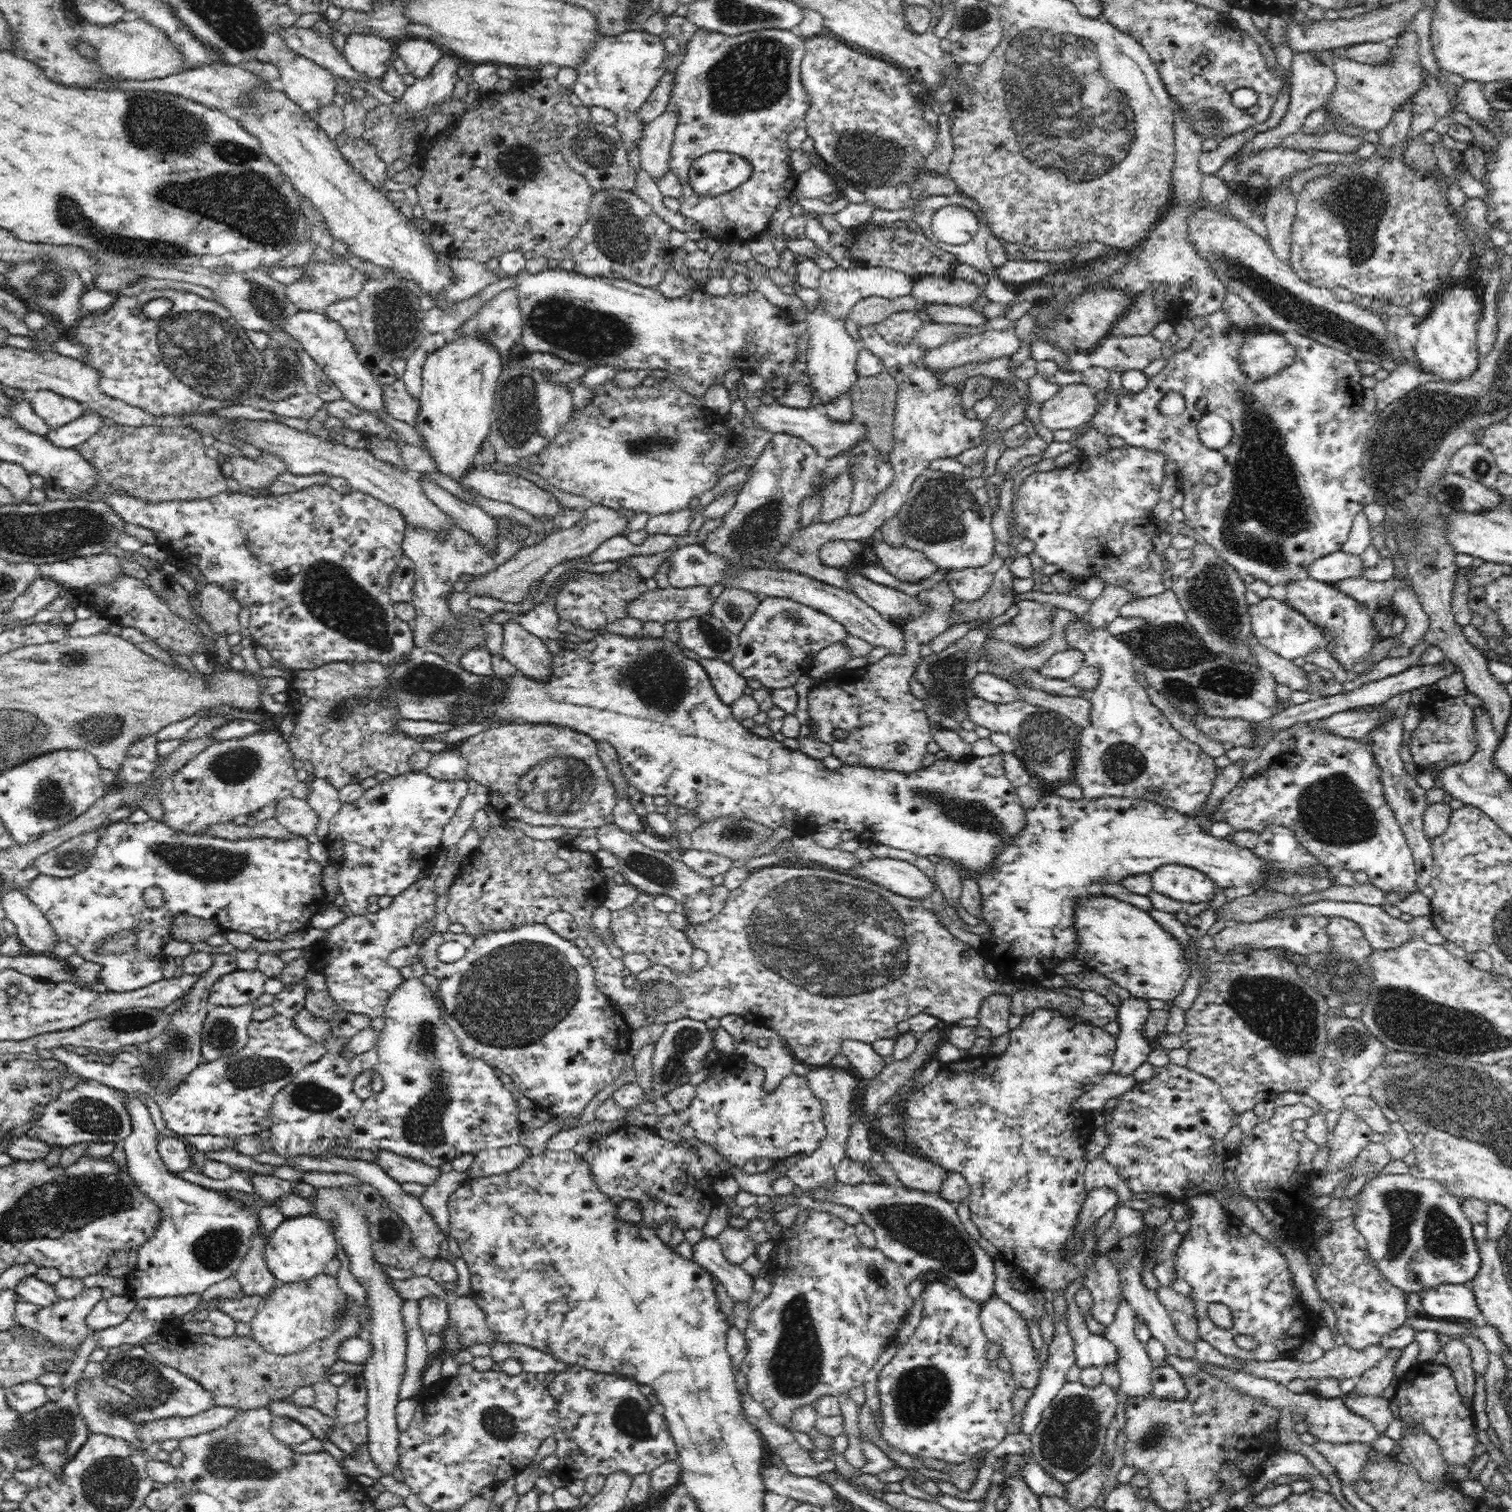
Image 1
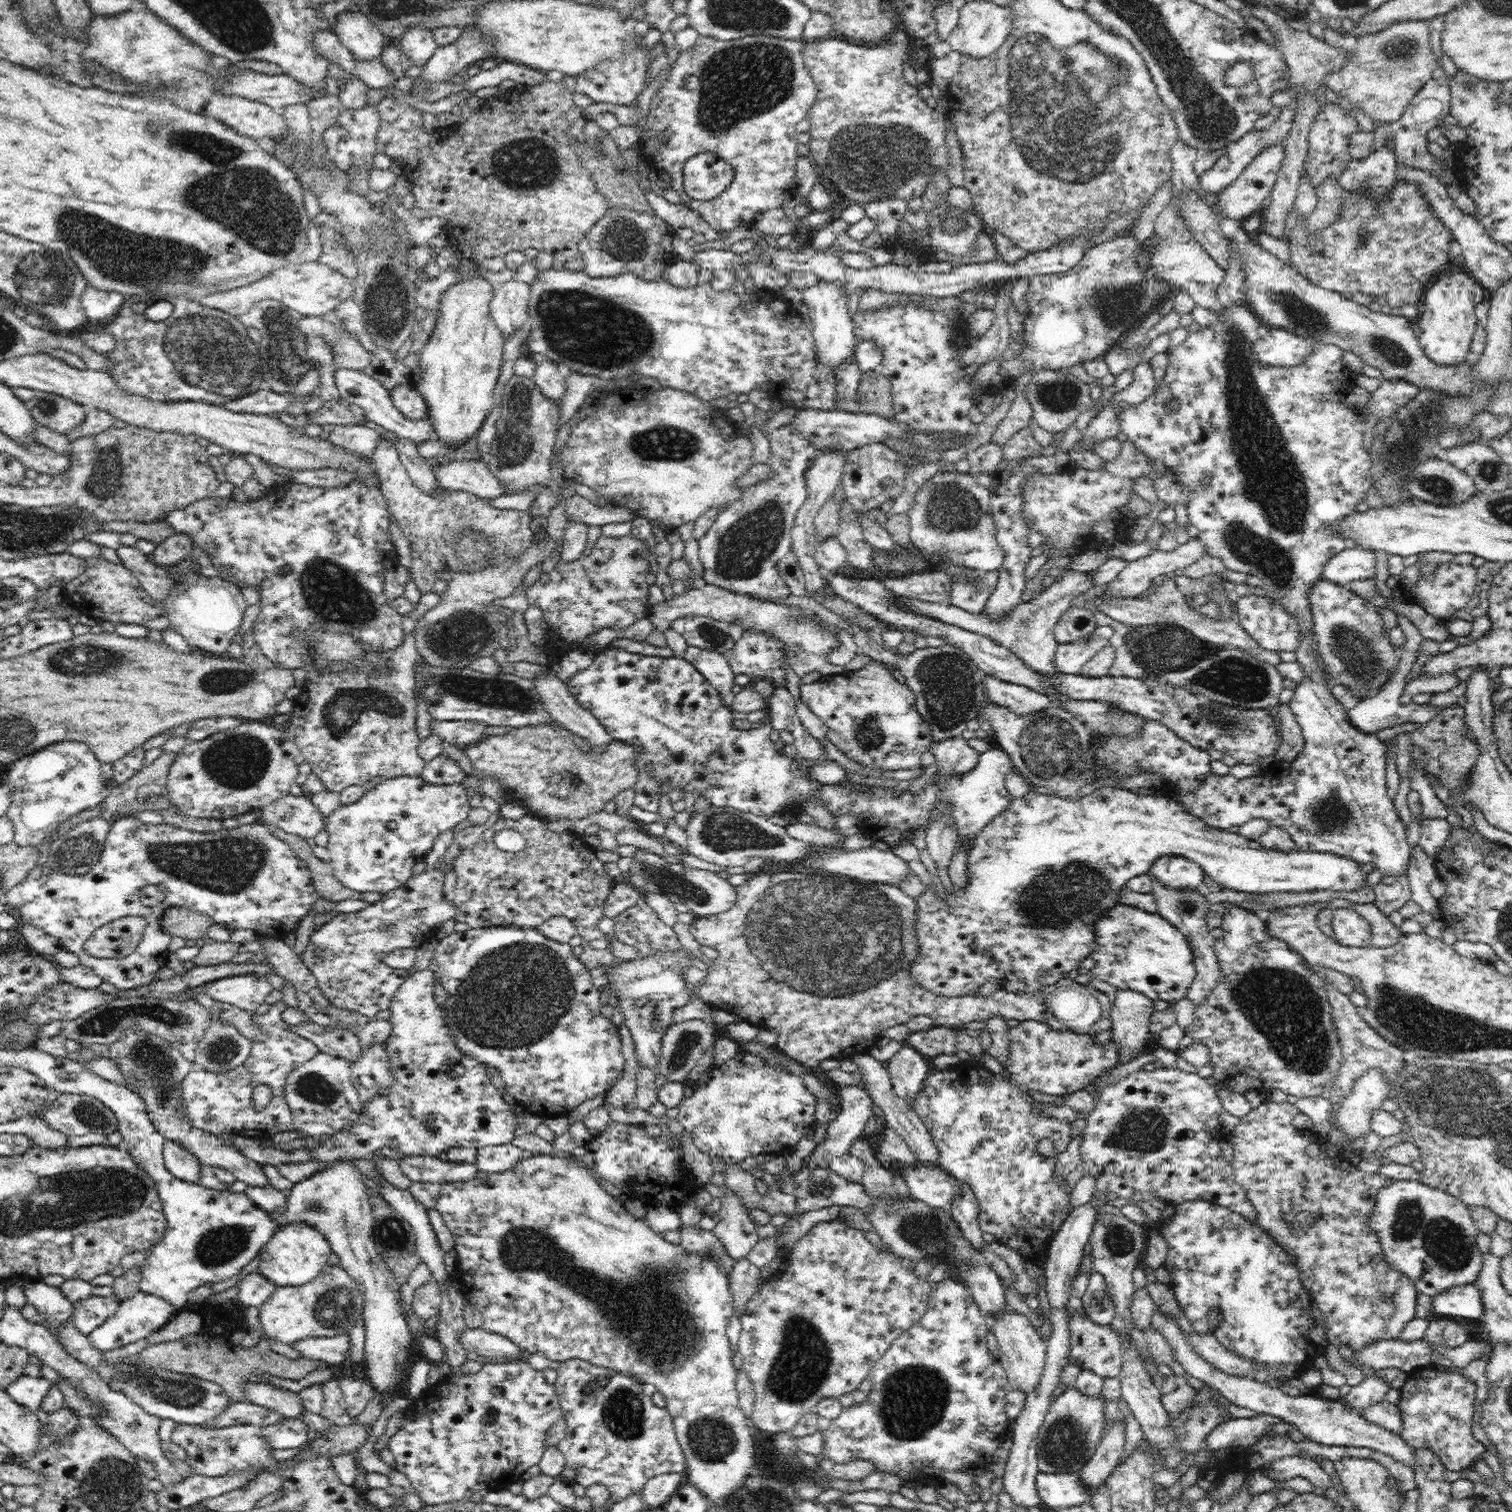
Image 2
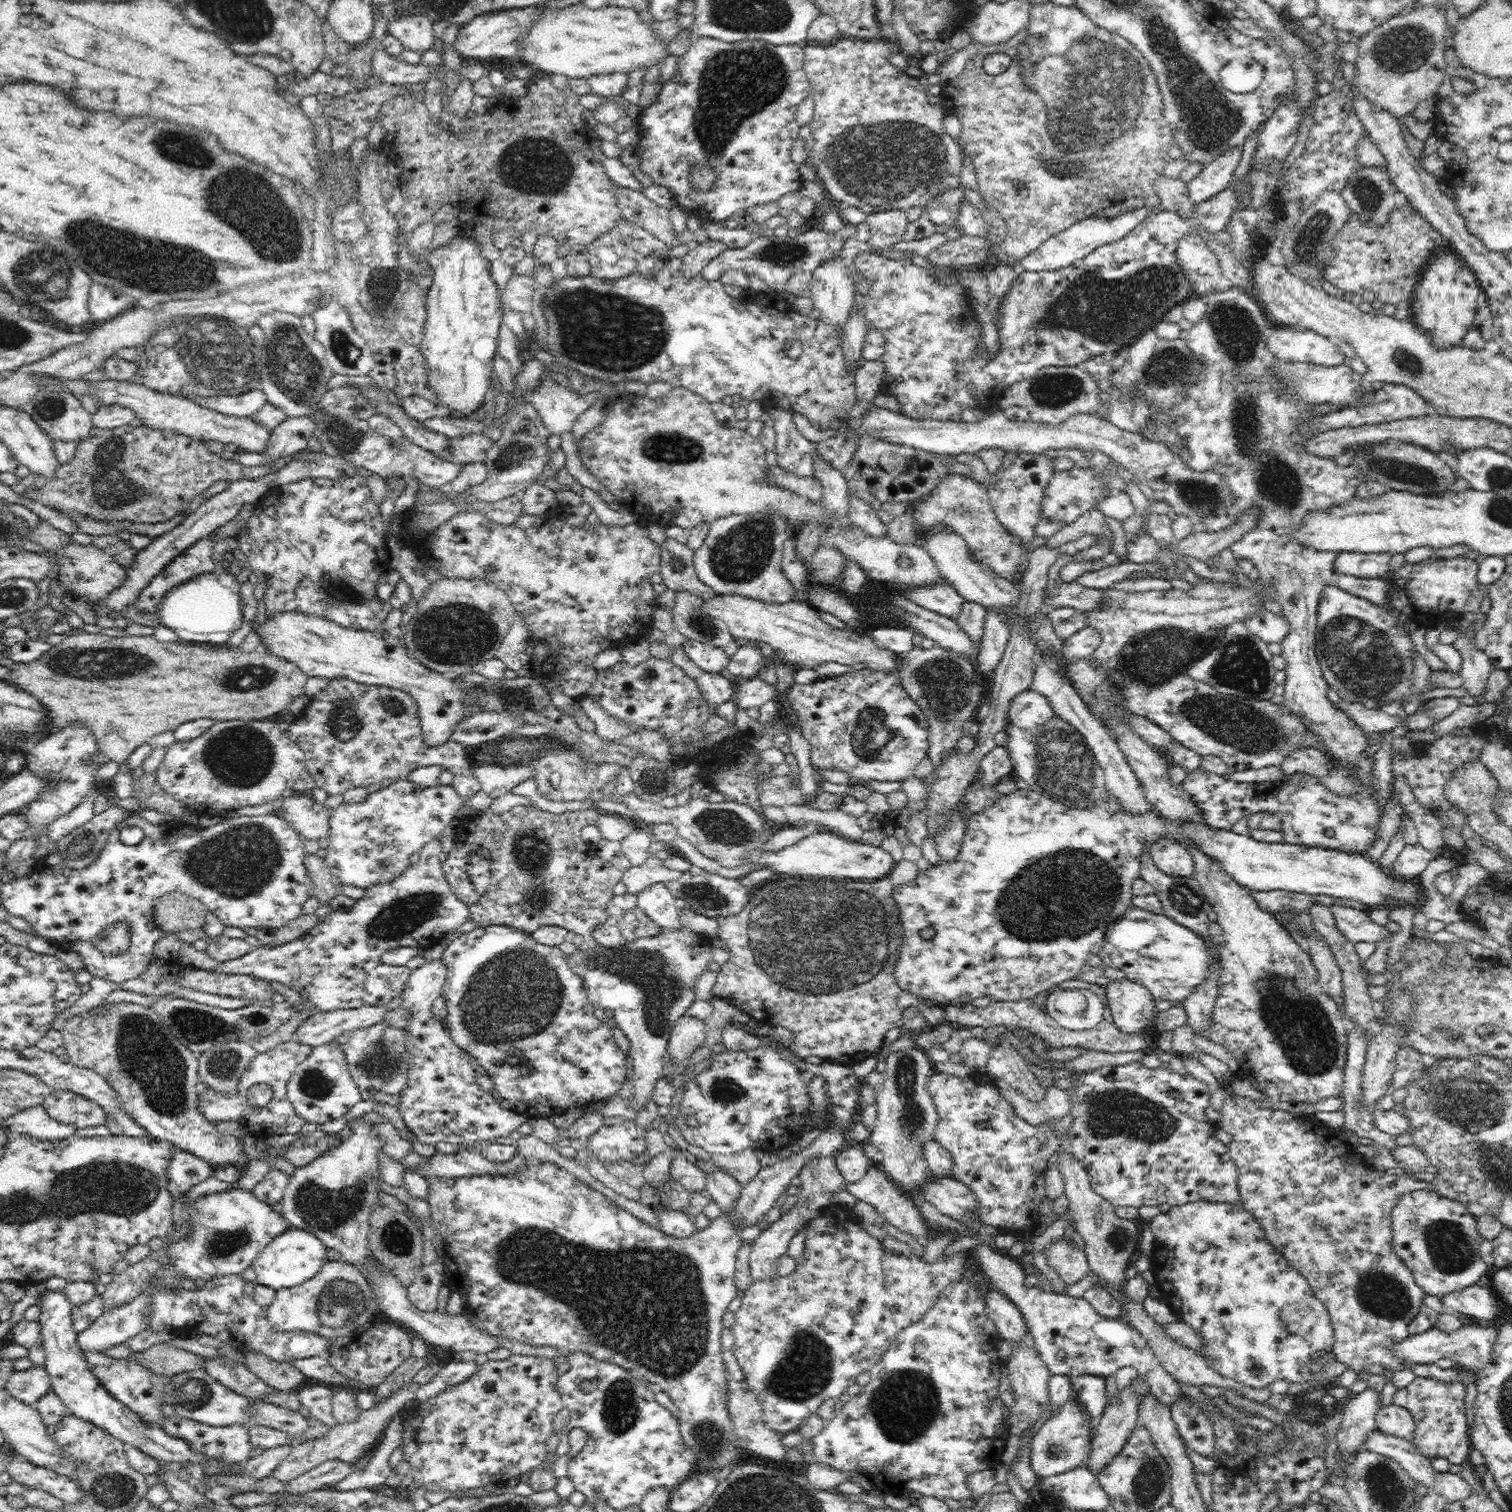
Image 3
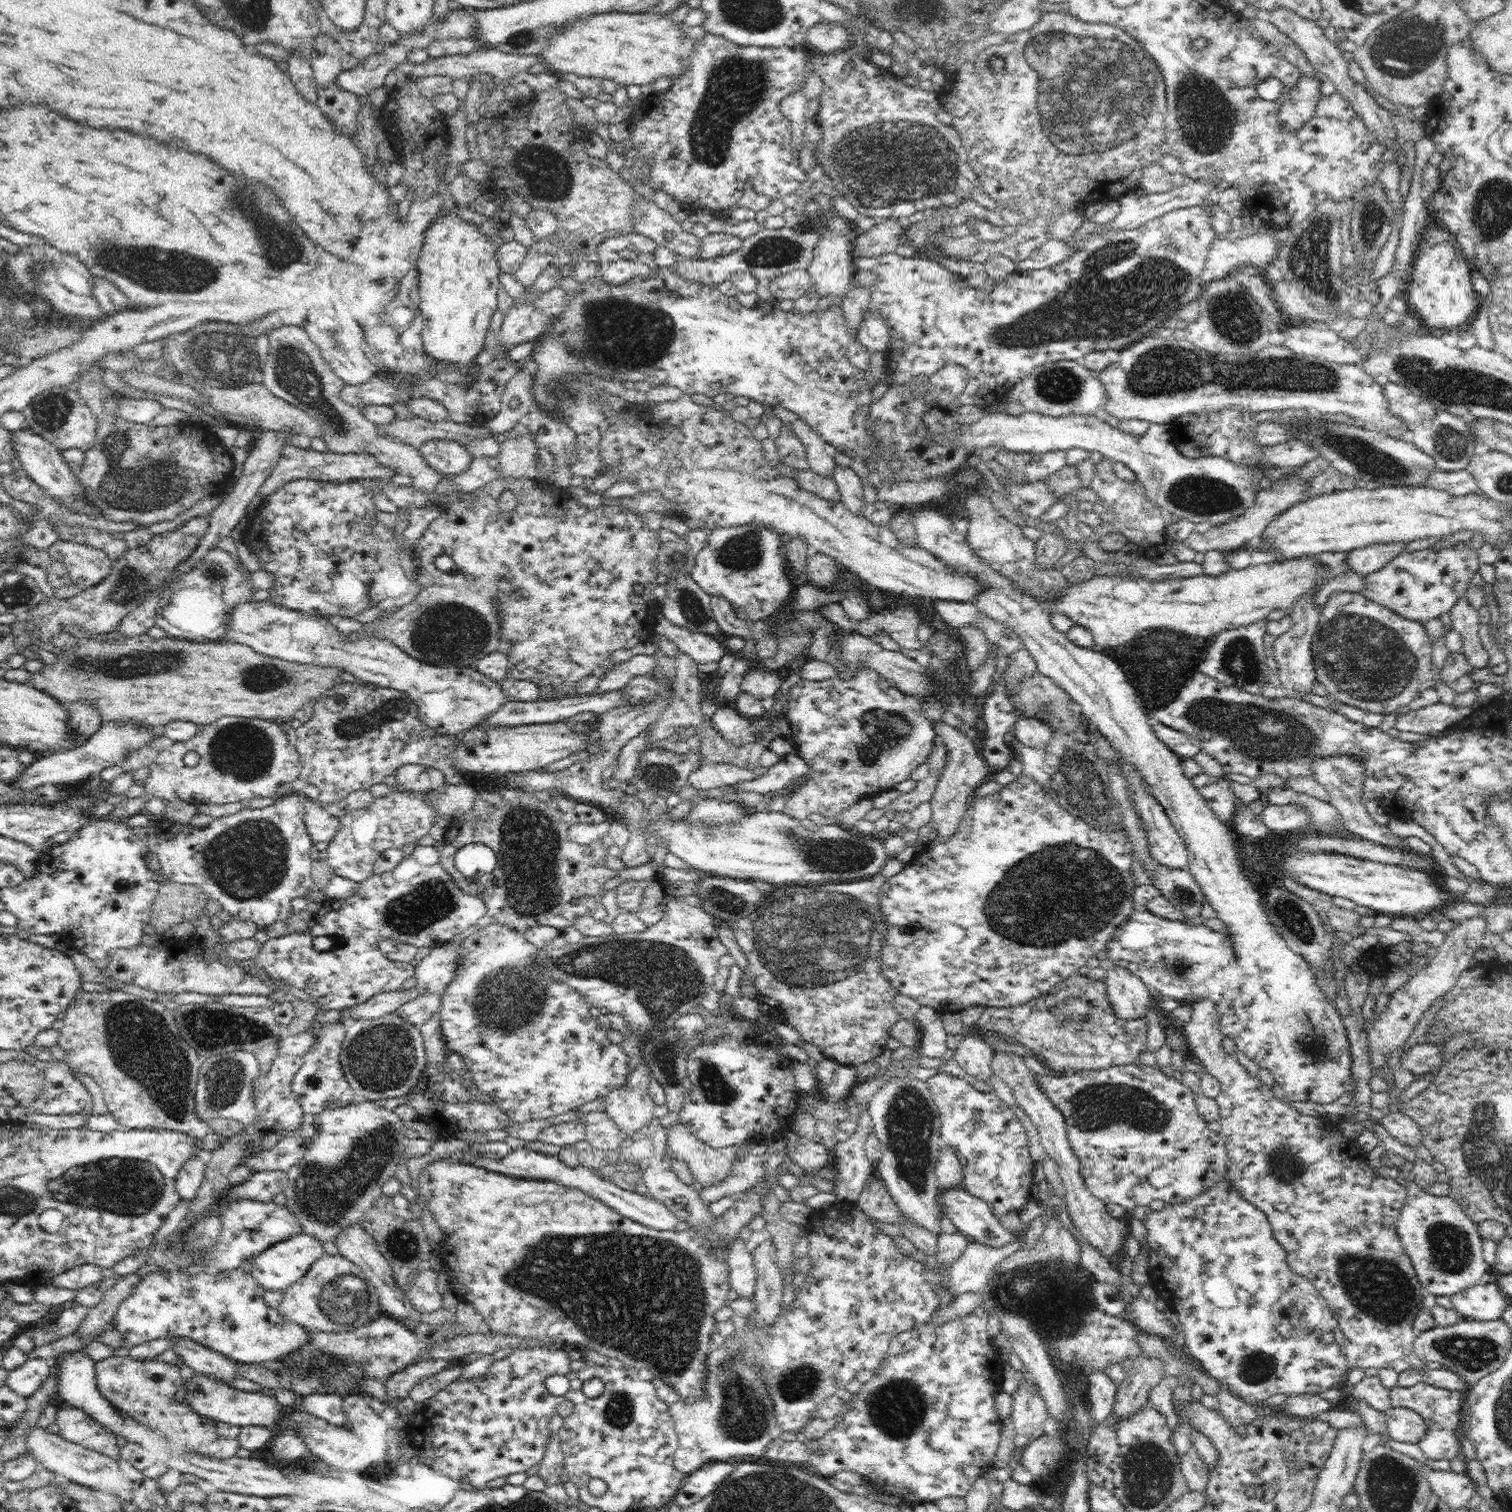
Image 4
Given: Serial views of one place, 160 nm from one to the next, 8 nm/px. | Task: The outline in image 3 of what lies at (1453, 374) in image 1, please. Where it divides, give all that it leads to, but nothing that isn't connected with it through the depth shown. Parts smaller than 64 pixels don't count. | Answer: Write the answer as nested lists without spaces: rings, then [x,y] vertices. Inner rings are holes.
[[[1449,244],[1441,254],[1428,262],[1415,286],[1410,302],[1410,312],[1416,314],[1416,325],[1432,336],[1432,345],[1440,349],[1460,345],[1473,327],[1476,316],[1476,300],[1482,288],[1476,275],[1460,253],[1454,254]]]

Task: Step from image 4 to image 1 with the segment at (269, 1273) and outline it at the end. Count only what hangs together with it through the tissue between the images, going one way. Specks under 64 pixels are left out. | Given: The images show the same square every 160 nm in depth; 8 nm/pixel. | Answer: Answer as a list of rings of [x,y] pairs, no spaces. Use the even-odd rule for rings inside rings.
[[[310,1214],[288,1217],[268,1233],[264,1258],[270,1272],[284,1283],[308,1281],[322,1273],[324,1266],[336,1256],[337,1240],[332,1225],[324,1218]]]

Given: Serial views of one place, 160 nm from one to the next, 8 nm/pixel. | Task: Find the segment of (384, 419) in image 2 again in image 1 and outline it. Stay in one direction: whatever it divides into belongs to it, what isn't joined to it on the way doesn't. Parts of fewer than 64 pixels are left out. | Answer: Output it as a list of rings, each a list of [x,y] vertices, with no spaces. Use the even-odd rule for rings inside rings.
[[[299,310],[294,316],[286,318],[282,330],[300,341],[302,349],[322,367],[338,390],[342,392],[344,399],[352,401],[355,406],[380,418],[381,413],[385,411],[381,383],[374,378],[371,370],[357,357],[358,353],[352,341],[348,340],[346,336],[347,330],[339,322],[332,320],[324,312]]]

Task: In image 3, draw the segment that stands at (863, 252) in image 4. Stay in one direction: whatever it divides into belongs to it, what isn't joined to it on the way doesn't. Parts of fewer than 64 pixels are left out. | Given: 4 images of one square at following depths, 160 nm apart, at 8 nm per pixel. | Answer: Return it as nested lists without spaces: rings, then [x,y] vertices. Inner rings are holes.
[[[902,210],[883,211],[868,215],[864,220],[869,225],[870,239],[868,244],[874,249],[881,251],[890,250],[896,242],[900,242],[904,238],[904,232],[906,232],[906,226],[908,226],[908,218]]]

